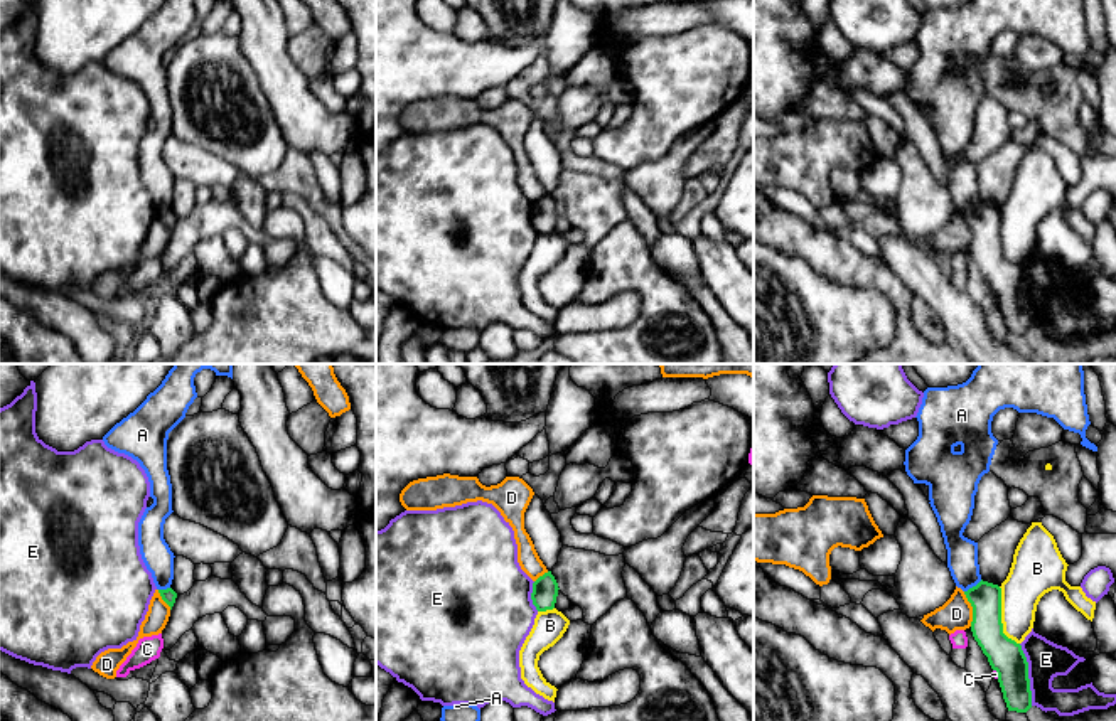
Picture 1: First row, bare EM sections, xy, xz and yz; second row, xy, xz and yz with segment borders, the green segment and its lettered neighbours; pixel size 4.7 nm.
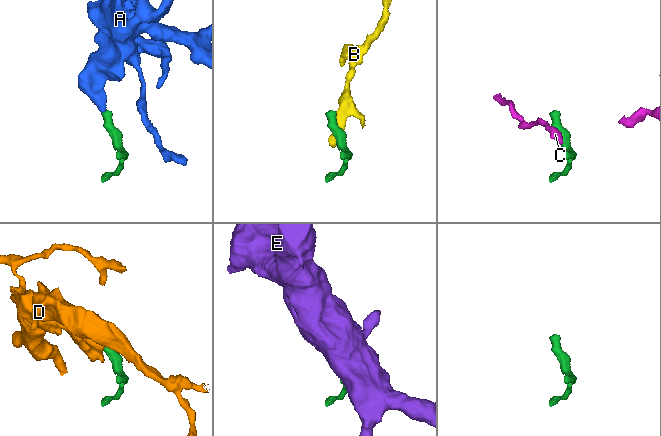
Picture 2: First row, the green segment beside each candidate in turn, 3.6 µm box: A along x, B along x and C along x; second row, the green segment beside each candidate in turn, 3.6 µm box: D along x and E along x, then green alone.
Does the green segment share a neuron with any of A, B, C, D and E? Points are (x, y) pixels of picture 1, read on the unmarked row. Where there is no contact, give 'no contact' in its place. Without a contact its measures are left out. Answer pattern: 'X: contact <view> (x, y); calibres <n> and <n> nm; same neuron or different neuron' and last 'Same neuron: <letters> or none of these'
A: contact yz (973, 209); calibres 150 and 140 nm; different neuron
B: contact yz (1000, 240); calibres 170 and 220 nm; different neuron
C: contact yz (997, 295); calibres 170 and 20 nm; different neuron
D: contact yz (973, 231); calibres 150 and 160 nm; different neuron
E: contact yz (1027, 297); calibres 170 and 180 nm; different neuron
Same neuron: none of these

